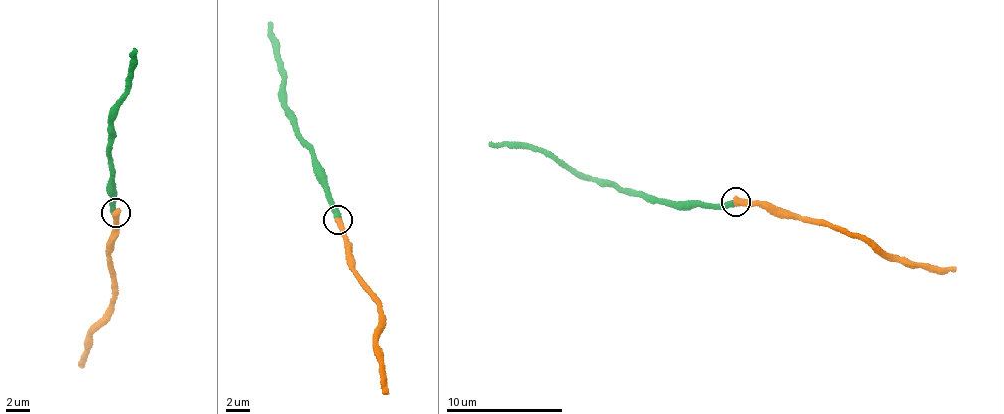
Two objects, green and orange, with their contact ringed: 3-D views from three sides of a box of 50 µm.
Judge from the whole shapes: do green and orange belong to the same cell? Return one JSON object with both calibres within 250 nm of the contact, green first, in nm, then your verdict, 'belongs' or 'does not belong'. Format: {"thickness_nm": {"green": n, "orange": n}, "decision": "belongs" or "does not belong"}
{"thickness_nm": {"green": 420, "orange": 500}, "decision": "belongs"}

